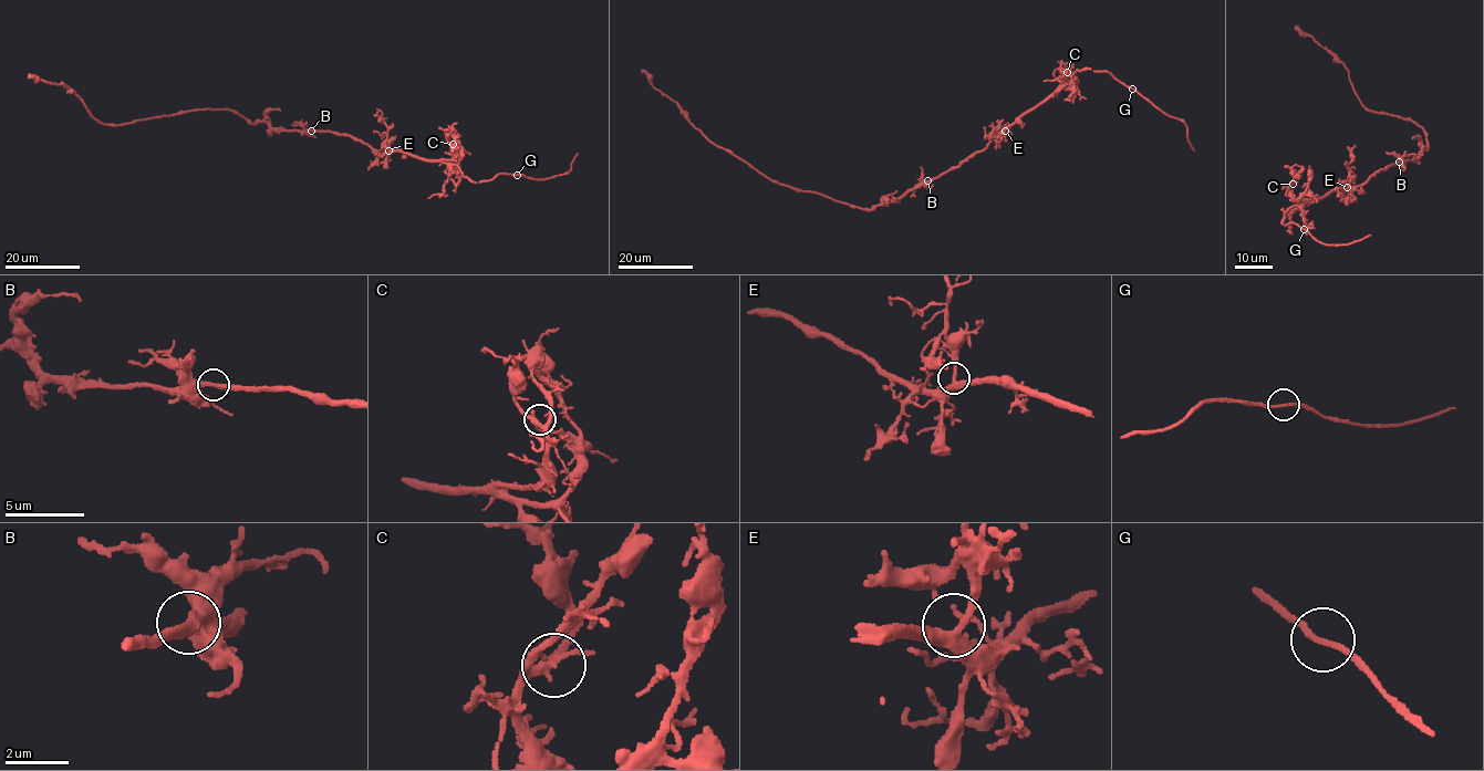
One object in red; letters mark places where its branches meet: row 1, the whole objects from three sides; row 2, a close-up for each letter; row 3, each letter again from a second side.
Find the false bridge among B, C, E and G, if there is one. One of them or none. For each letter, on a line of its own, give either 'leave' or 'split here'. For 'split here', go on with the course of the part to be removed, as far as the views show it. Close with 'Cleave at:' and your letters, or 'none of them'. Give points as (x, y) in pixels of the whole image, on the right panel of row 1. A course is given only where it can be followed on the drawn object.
B: leave
C: leave
E: leave
G: leave
Cleave at: none of them

